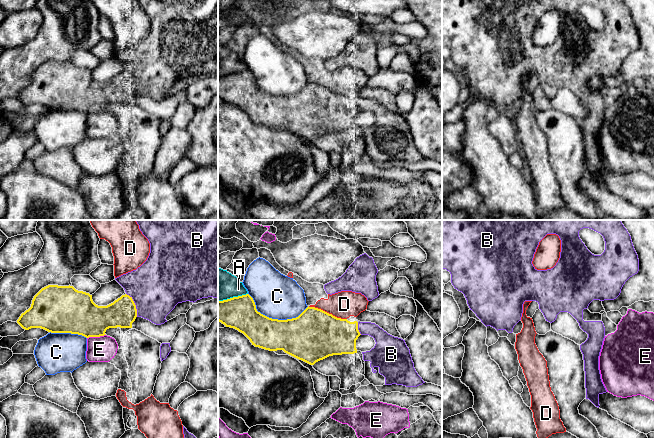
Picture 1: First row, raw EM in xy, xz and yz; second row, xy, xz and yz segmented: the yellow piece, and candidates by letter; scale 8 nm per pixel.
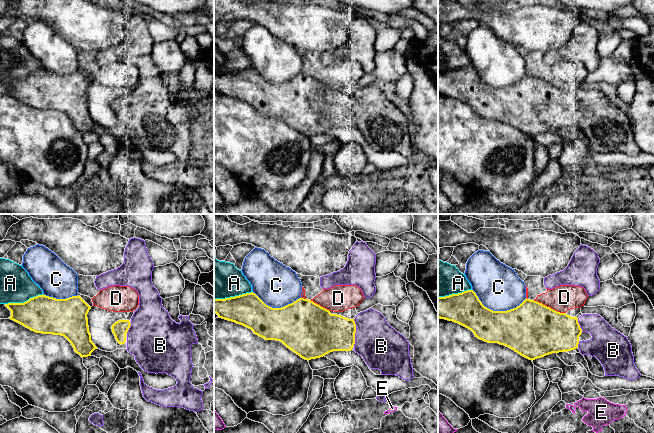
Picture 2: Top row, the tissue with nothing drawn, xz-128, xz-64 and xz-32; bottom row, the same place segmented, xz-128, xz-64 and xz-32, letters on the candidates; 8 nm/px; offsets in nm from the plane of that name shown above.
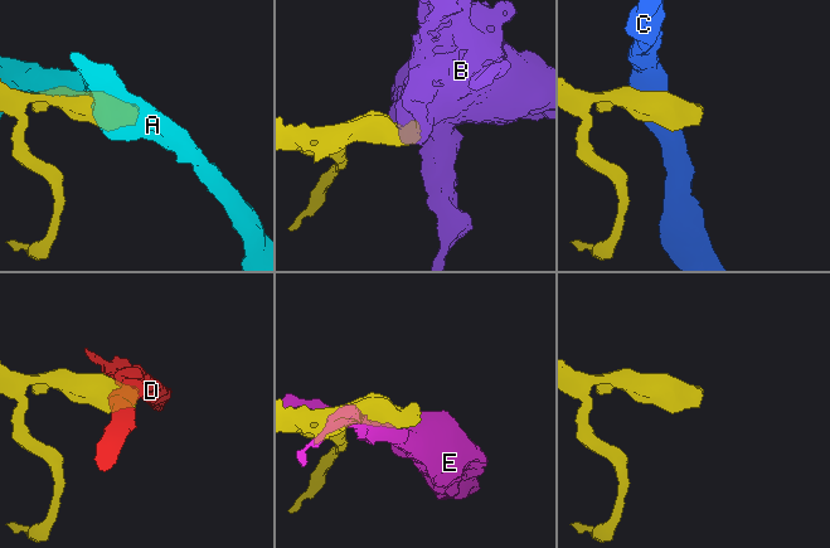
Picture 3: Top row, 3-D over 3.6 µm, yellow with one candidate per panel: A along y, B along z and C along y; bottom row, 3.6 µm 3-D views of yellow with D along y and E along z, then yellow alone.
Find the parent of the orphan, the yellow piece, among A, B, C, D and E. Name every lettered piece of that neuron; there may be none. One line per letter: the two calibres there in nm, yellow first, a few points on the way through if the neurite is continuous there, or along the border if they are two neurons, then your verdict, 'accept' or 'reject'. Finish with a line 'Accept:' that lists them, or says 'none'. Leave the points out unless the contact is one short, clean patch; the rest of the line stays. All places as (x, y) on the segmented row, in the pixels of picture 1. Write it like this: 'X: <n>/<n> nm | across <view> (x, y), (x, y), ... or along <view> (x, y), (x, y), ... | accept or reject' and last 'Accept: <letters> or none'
A: 260/260 nm | reject
B: 220/420 nm | accept
C: 320/360 nm | reject
D: 400/220 nm | reject
E: 340/200 nm | reject
Accept: B

